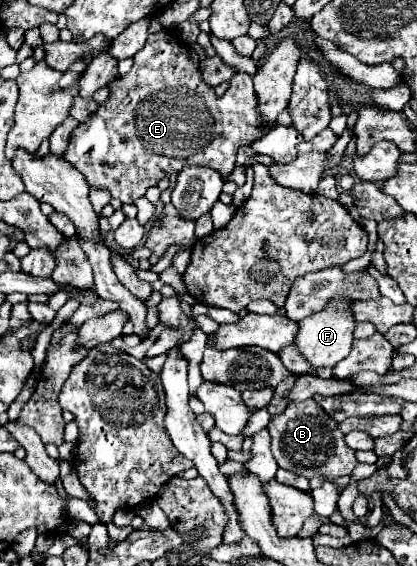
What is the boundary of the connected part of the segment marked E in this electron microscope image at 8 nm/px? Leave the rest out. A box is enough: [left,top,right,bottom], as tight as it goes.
[63,29,265,203]

